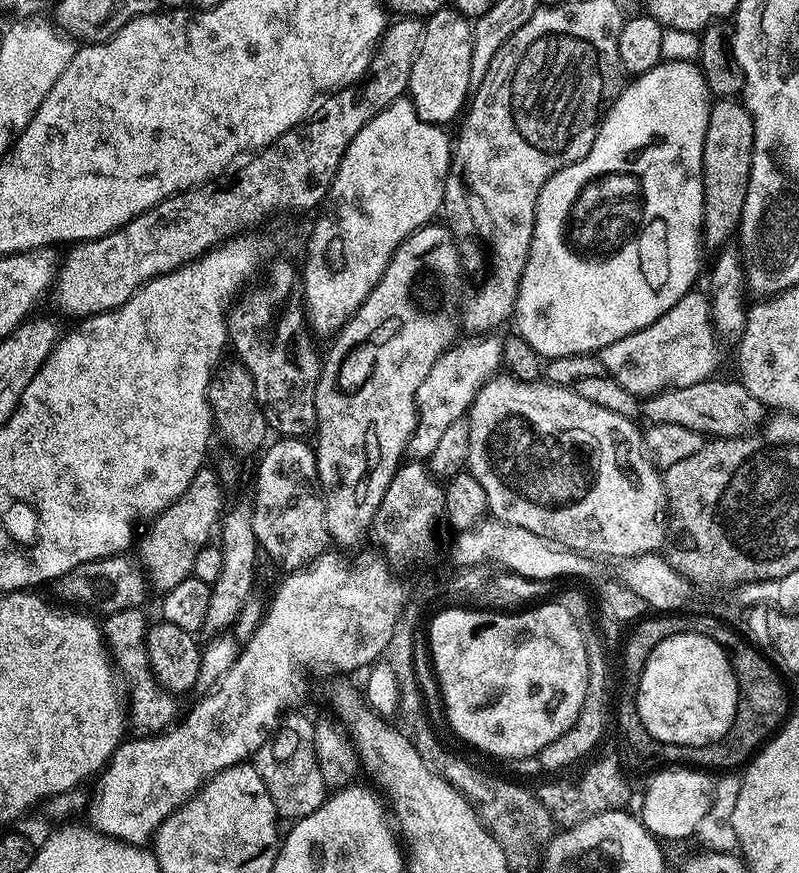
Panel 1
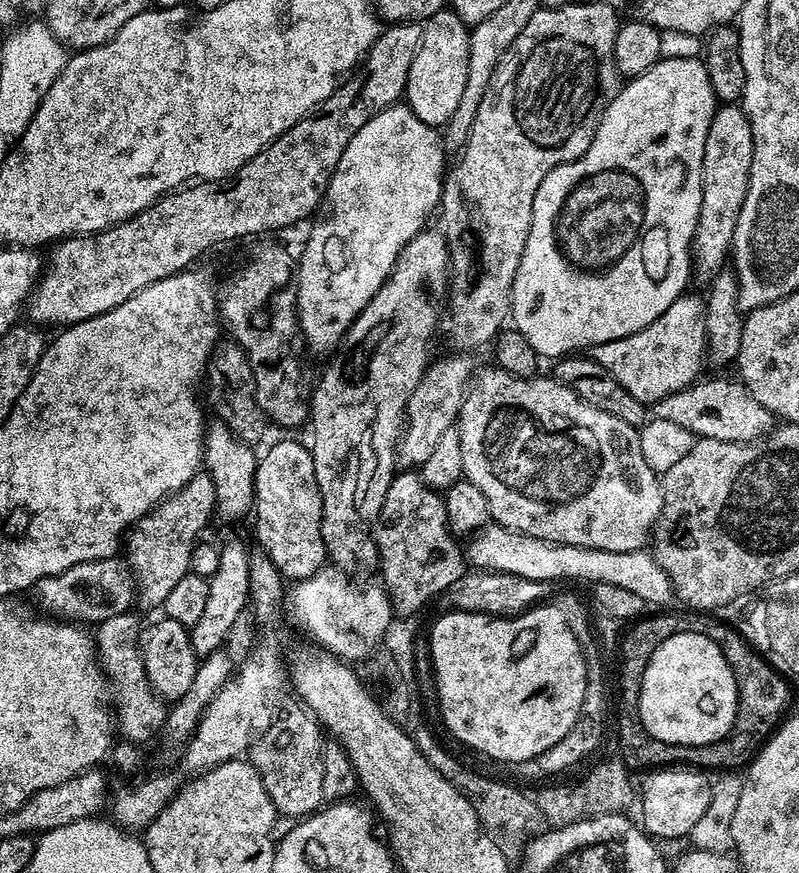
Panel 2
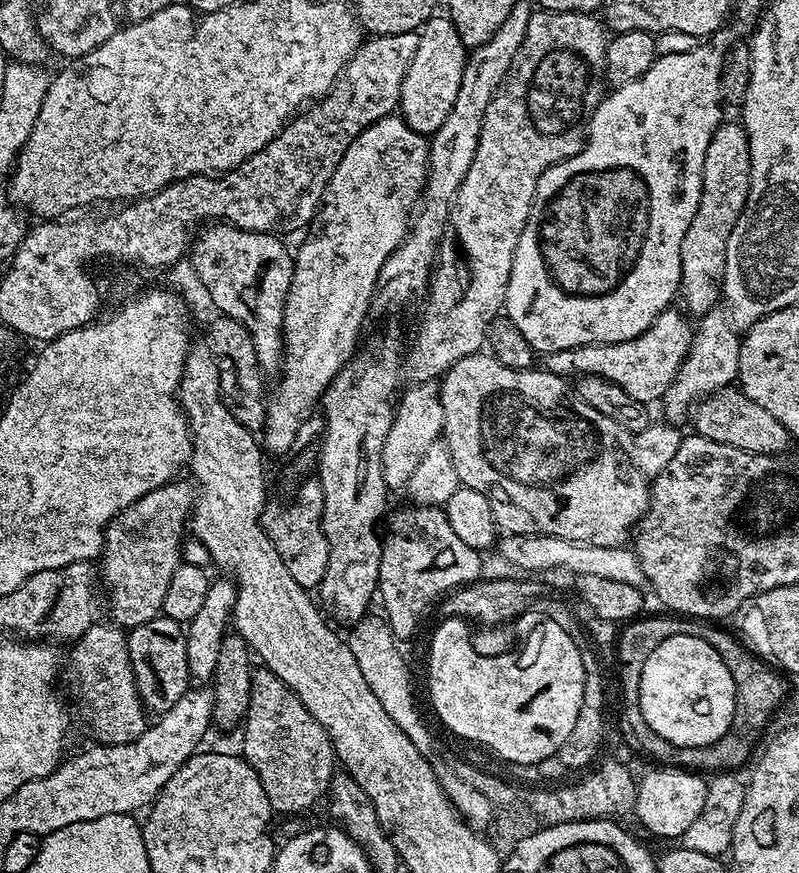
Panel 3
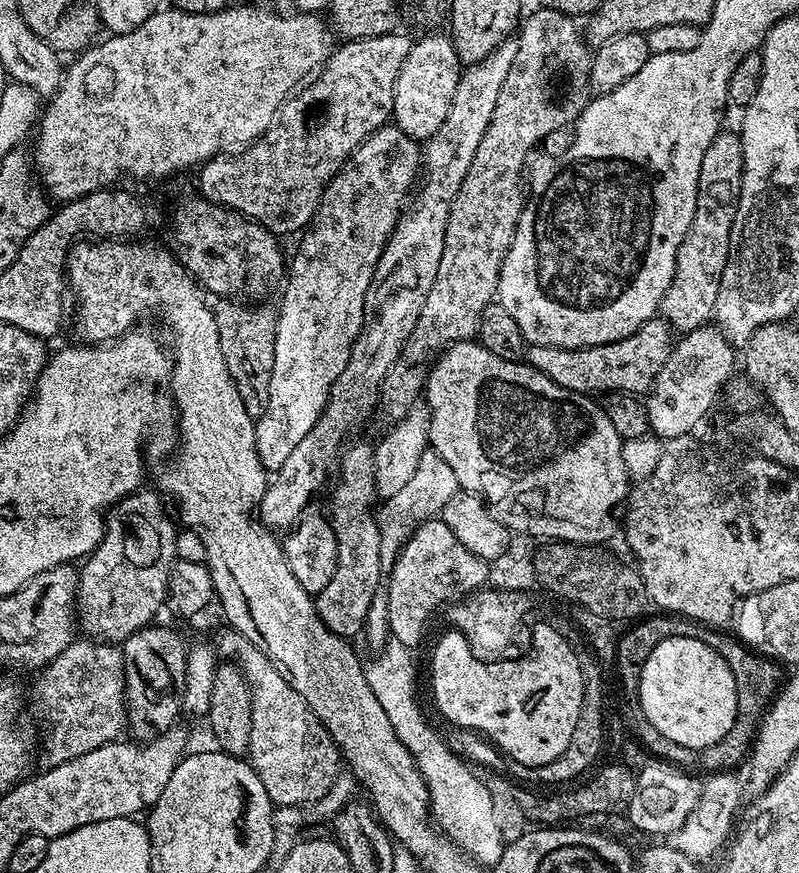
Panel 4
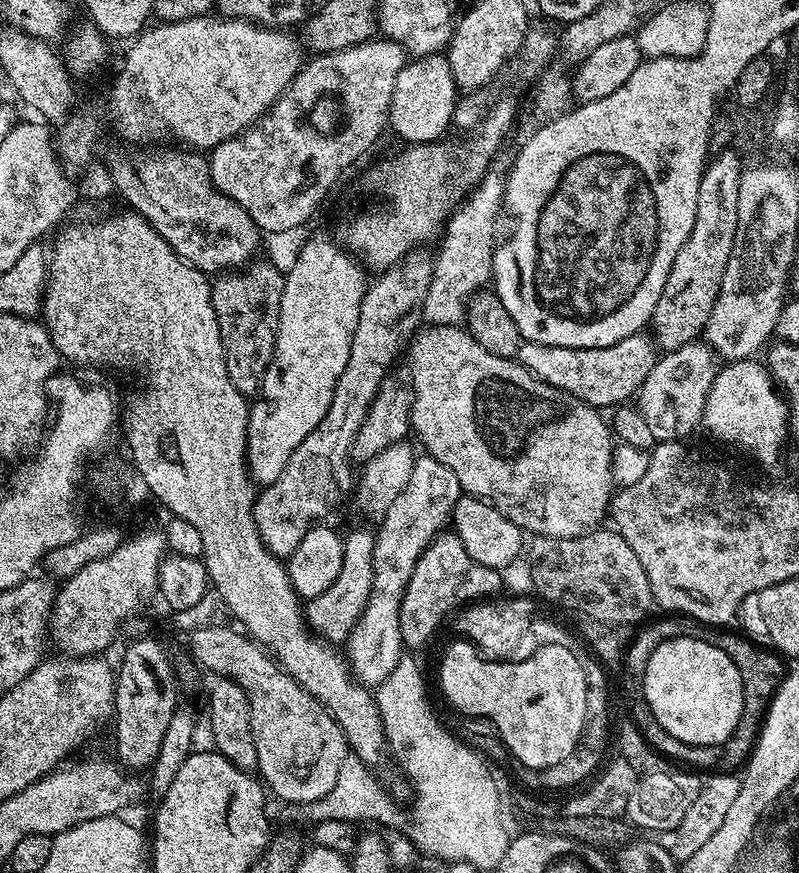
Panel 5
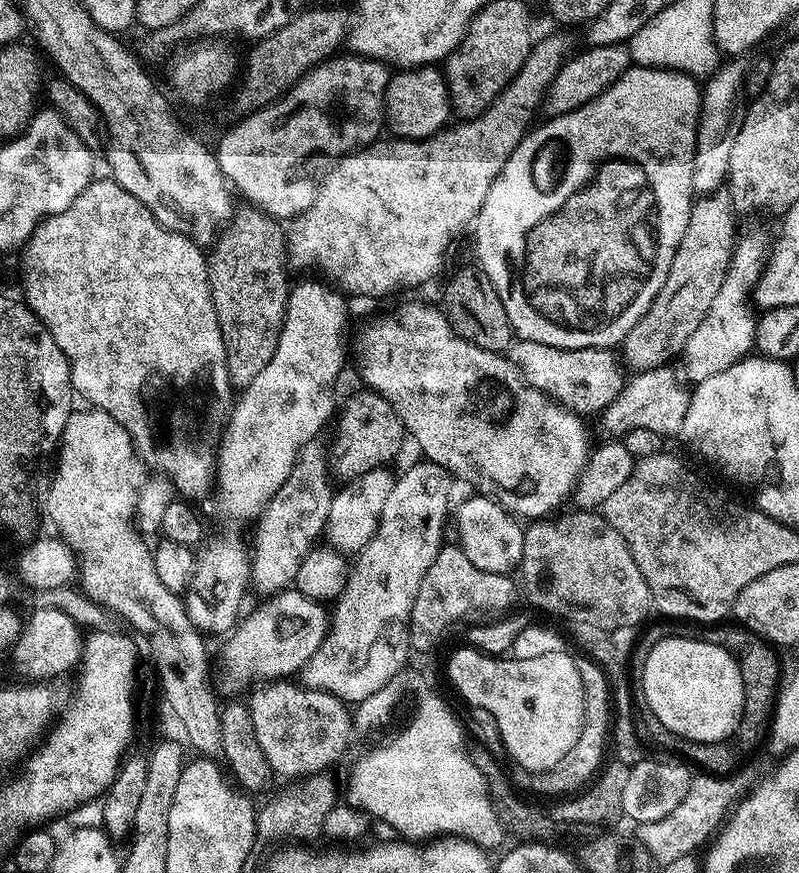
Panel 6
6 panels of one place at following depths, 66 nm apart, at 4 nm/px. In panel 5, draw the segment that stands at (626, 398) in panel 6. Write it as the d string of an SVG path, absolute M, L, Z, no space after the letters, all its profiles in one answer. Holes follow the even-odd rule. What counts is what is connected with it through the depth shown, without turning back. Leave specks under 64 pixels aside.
M704 342L678 346L678 350L664 352L657 359L650 374L646 374L646 382L642 382L638 393L639 410L646 418L646 422L650 422L657 442L683 441L688 438L684 436L701 427L706 398L717 371L718 357Z

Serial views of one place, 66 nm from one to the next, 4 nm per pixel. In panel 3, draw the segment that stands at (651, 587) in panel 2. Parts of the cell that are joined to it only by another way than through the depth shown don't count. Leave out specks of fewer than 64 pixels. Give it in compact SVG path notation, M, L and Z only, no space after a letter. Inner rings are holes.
M508 534L499 541L499 548L501 554L510 563L525 568L528 571L525 573L528 574L534 574L530 572L548 572L551 568L565 568L568 572L576 572L577 577L610 578L612 582L626 582L635 588L640 588L646 580L640 559L628 546L594 546L557 536L513 536Z

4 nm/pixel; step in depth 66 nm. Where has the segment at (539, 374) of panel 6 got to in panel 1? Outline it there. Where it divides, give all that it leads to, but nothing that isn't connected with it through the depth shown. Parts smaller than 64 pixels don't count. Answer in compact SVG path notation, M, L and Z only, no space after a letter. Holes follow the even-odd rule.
M699 290L686 293L662 318L655 320L650 326L630 334L626 338L618 338L610 346L600 349L598 353L599 363L608 375L613 376L618 383L626 386L630 394L637 398L647 398L654 392L661 392L666 388L681 388L682 386L694 386L703 380L713 379L720 368L720 343L721 337L716 331L712 321L712 306L707 295Z

